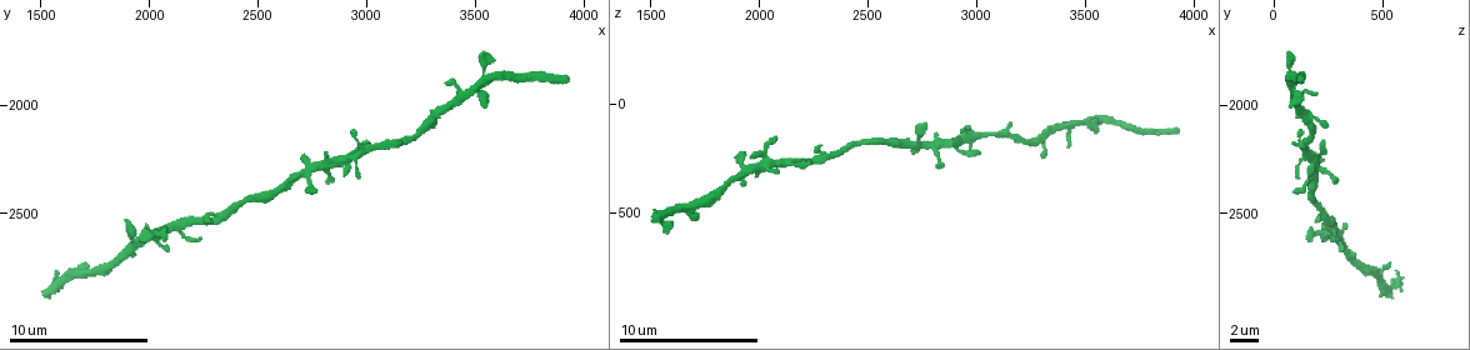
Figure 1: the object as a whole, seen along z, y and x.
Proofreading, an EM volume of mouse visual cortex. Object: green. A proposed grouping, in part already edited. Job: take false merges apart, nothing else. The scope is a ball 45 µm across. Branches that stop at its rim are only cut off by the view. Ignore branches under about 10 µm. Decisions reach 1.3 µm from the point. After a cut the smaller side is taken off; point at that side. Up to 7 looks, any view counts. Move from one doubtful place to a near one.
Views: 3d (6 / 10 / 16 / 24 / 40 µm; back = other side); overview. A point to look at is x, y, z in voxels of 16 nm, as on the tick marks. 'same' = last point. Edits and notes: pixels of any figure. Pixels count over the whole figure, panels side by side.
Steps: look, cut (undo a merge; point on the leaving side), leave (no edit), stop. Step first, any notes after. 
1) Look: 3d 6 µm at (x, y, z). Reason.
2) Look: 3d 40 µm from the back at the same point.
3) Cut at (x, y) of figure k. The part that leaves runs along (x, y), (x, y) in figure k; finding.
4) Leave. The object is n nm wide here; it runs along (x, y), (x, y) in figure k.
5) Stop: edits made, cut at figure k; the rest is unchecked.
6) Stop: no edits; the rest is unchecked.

Look: 3d 10 µm at (2650, 2350, 180).

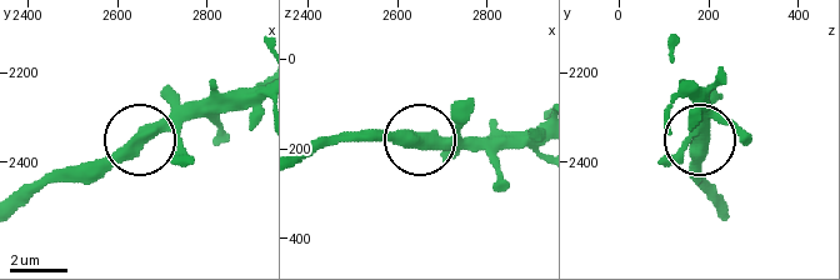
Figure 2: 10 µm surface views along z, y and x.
Leave. It runs along (145, 140), (126, 143), (85, 184) in figure 2; all the same neuron.

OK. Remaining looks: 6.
Look: 3d 16 µm at (1920, 2640, 310). Calibre changes.

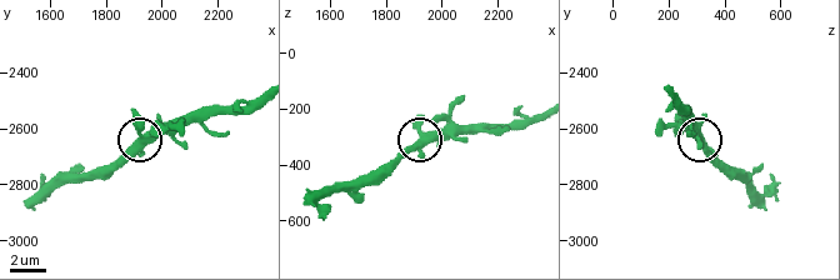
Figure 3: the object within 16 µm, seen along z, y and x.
Leave. The object is 380 nm wide here; all the same neuron.

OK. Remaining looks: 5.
Look: 3d 10 µm at (2970, 2220, 150). Thick turns thin.

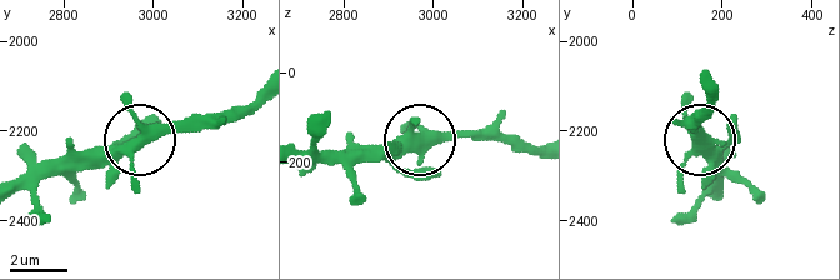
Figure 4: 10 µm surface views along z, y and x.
Look: 3d 6 µm at (2980, 2225, 155).

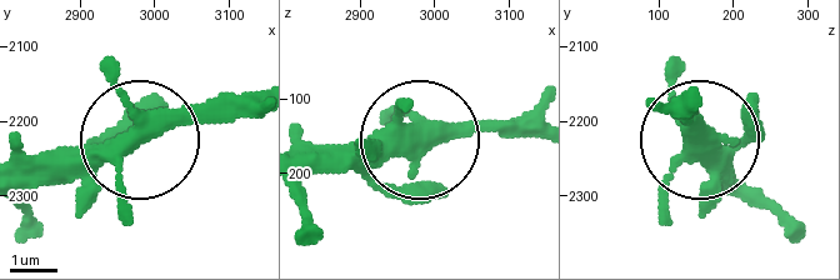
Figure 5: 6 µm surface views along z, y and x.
Leave. It runs along (26, 191), (193, 119), (249, 119) in figure 5; continuous, no second neuron.

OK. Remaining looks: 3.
Stop: no edits; the rest is unchecked.

